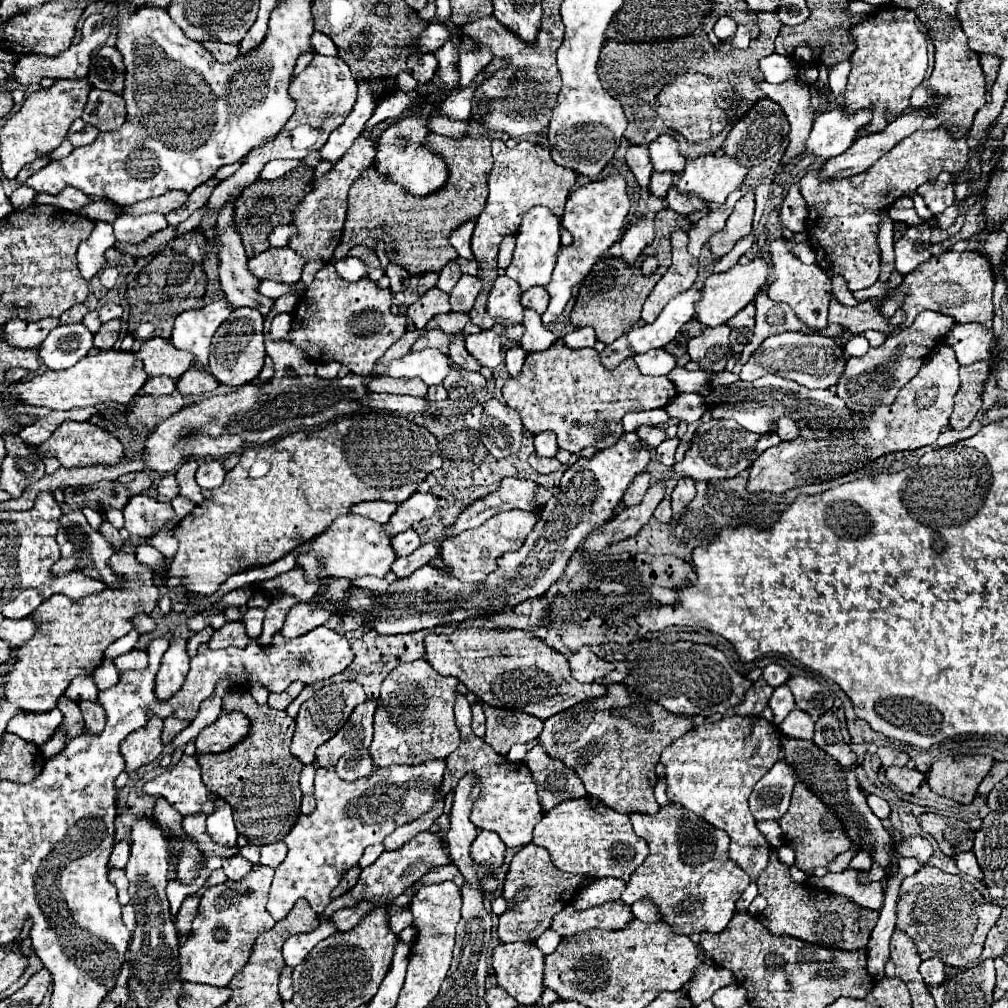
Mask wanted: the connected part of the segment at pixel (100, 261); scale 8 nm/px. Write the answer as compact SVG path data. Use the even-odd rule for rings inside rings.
M98 221L92 235L80 243L78 263L80 263L82 277L86 281L90 281L94 275L98 275L104 269L104 265L106 265L104 253L106 253L106 249L114 247L116 241L112 224Z

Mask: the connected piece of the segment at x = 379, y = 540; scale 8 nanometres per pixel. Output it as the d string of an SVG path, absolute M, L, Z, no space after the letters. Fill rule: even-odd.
M350 513L350 515L340 515L326 533L314 539L310 551L298 555L296 563L298 567L304 569L304 577L310 581L320 577L326 579L356 579L364 575L384 577L390 571L394 559L396 555L392 551L390 537L382 531L382 525L374 523L372 519Z

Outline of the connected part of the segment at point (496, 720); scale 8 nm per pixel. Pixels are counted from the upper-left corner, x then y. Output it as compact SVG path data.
M482 705L486 713L486 737L484 741L500 755L506 755L512 745L534 741L542 733L542 721L534 715L498 709L490 705Z

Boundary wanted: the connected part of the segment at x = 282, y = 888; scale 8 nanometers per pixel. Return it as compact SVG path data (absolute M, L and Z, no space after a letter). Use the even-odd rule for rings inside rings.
M434 759L422 763L422 765L390 765L386 769L374 769L370 777L358 779L352 783L346 783L338 779L334 769L316 769L316 781L314 781L314 797L316 797L316 809L310 815L300 815L292 831L286 835L284 843L288 845L286 859L276 867L276 875L270 887L268 895L268 913L280 921L284 919L290 909L294 907L294 901L304 897L308 903L312 903L312 909L320 915L326 905L330 903L330 893L338 887L340 875L344 875L348 869L358 865L364 849L376 841L384 841L386 835L390 835L398 825L410 823L418 819L422 813L426 813L434 799L440 795L440 785L446 769L446 762L442 759Z

